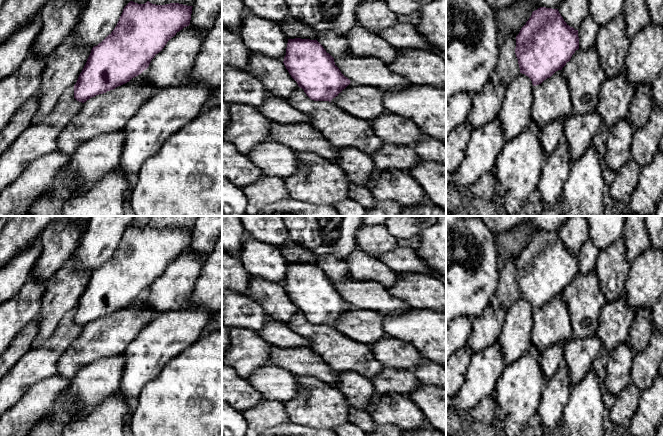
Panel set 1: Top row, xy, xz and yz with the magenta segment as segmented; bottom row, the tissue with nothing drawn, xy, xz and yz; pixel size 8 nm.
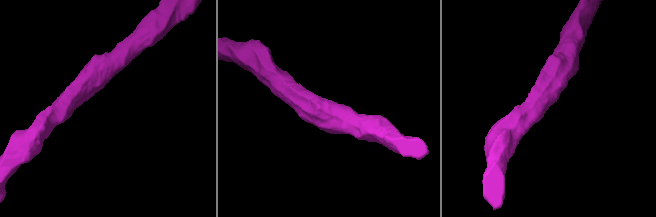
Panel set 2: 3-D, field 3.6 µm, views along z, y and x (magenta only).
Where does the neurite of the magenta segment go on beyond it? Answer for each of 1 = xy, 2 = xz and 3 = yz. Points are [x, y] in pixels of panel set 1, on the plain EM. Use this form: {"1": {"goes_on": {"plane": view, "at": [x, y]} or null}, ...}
{"1": {"goes_on": null}, "2": {"goes_on": null}, "3": {"goes_on": null}}

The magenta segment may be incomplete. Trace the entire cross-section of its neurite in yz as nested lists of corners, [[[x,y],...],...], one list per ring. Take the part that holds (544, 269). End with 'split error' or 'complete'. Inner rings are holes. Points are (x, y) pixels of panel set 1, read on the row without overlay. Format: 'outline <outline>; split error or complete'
outline [[[540,231],[533,235],[529,244],[516,260],[515,278],[520,297],[528,300],[533,310],[541,308],[556,295],[562,294],[578,273],[578,254],[570,251],[564,245],[558,233]]]; complete

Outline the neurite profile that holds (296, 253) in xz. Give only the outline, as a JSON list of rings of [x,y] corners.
[[[288,238],[285,244],[280,248],[281,254],[288,263],[316,263],[316,254],[311,250],[295,244],[290,238]]]

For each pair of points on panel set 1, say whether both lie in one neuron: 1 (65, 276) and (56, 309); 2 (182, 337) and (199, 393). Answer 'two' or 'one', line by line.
1: one
2: two

